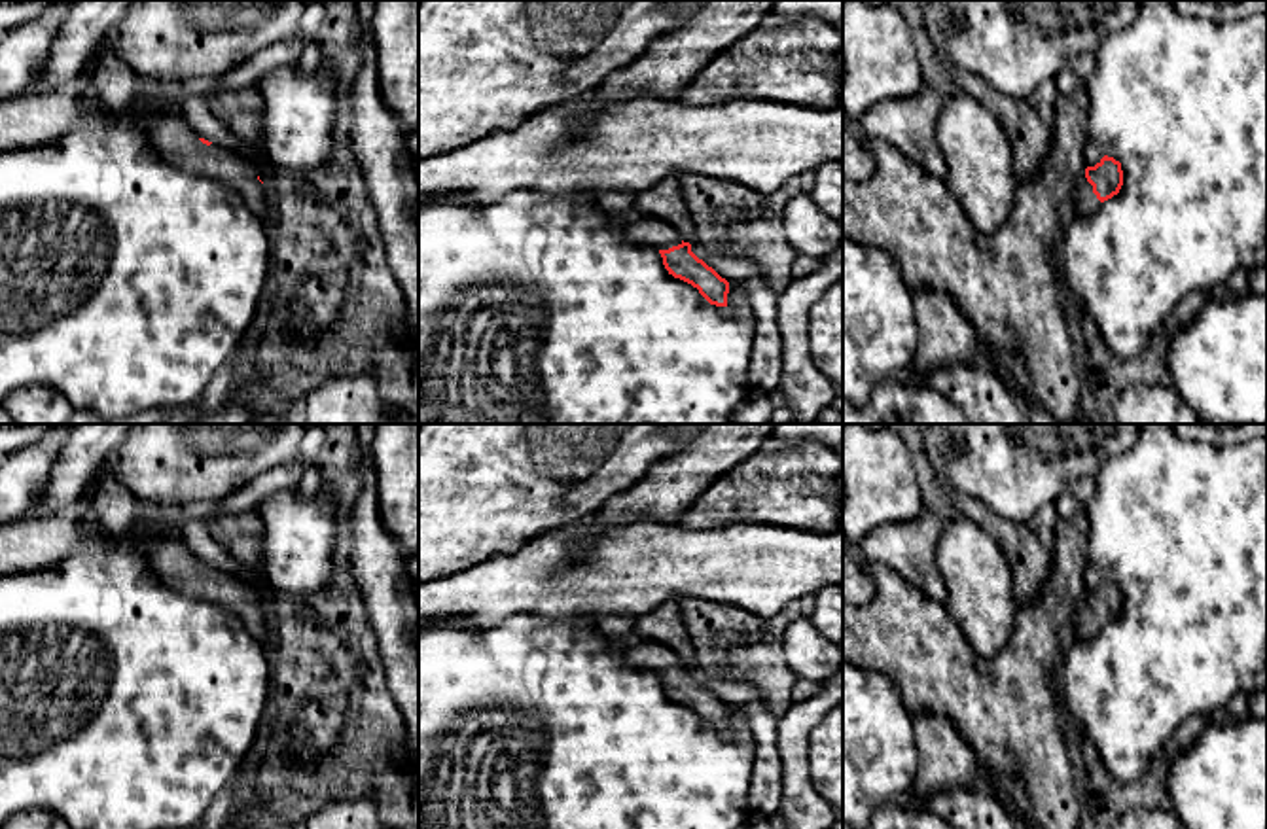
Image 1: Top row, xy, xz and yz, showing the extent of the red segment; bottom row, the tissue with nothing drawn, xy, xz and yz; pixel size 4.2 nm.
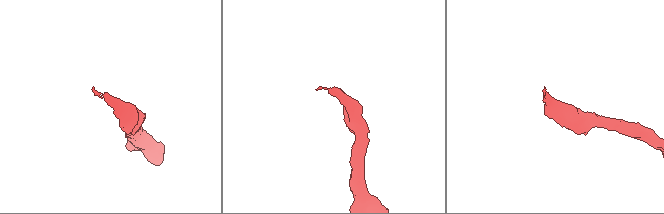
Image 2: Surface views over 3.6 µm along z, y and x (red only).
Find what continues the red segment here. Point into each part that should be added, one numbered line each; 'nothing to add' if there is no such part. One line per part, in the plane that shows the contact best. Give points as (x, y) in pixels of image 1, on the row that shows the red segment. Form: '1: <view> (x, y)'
1: yz (1084, 201)

